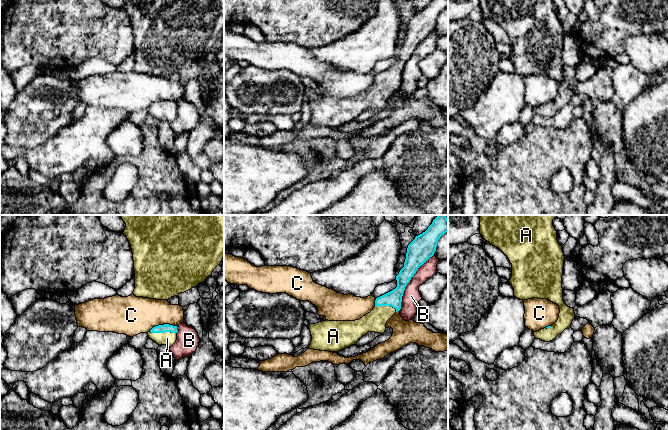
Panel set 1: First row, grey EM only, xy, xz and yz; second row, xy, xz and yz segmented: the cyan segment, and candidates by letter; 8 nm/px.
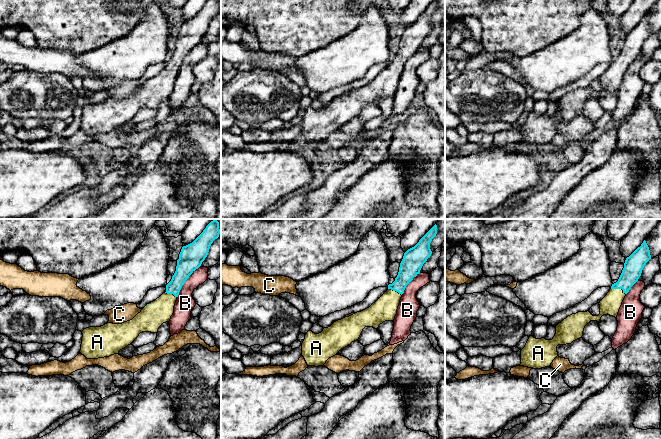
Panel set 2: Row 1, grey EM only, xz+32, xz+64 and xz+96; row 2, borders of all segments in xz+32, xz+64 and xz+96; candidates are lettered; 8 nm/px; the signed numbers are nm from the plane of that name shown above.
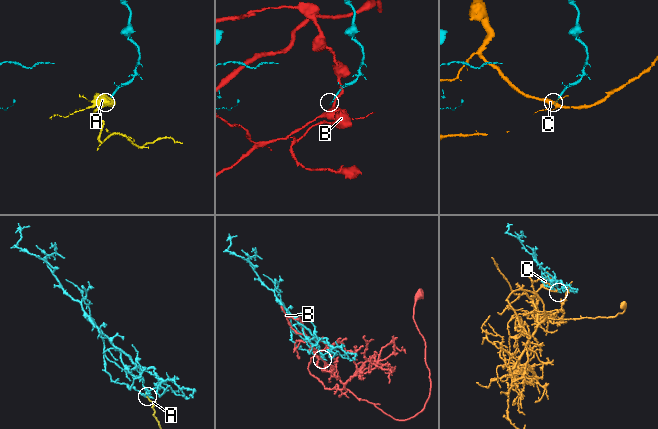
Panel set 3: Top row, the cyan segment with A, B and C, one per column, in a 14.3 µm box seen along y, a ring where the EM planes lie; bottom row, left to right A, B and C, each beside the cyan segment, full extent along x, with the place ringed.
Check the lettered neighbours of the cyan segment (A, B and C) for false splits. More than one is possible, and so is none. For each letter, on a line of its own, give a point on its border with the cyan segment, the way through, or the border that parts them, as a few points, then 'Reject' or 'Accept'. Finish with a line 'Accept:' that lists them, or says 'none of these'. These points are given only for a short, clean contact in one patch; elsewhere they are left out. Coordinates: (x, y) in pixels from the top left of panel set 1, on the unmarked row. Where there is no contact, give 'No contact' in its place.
A: Touches cyan at xy (163, 108). Path across: xy (164, 104), (163, 108), (167, 114). Accept
B: Touches cyan at xz (409, 57). Reject
C: Touches cyan at xy (162, 101). Boundary: xy (176, 101), (158, 100), (149, 107). Reject
Accept: A

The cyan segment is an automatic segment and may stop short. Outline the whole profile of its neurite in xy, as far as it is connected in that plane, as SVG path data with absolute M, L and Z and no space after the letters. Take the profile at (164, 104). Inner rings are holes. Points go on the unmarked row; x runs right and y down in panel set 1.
M164 100L153 103L148 112L158 121L167 121L171 123L177 116L177 102Z

